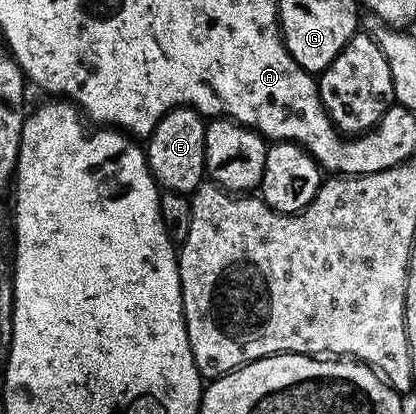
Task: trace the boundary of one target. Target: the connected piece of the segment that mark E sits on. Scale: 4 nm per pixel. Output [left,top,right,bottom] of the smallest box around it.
[144,107,206,195]

